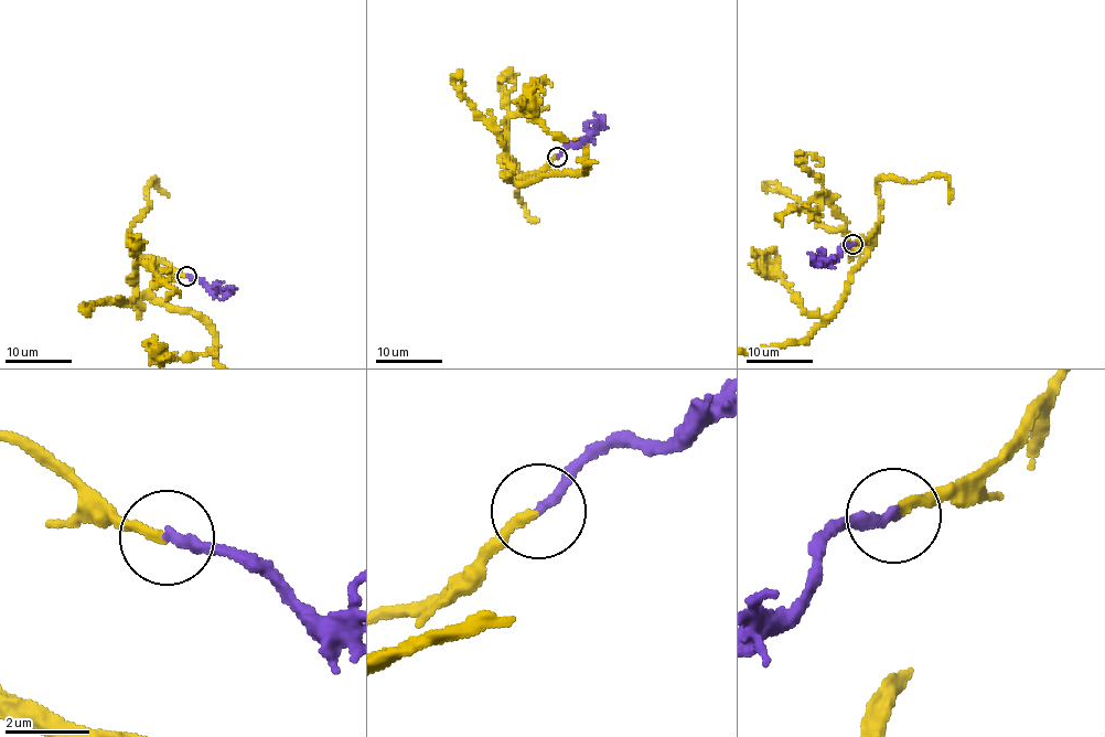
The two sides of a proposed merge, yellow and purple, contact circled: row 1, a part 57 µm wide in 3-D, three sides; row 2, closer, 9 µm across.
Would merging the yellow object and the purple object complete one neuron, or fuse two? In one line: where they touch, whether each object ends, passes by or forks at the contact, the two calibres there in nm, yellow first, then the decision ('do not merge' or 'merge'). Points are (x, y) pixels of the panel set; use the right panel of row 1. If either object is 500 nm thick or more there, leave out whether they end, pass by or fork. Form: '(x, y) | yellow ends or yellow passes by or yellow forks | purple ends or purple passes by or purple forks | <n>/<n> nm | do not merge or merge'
(853, 244) | yellow ends | purple ends | 220/240 nm | merge

